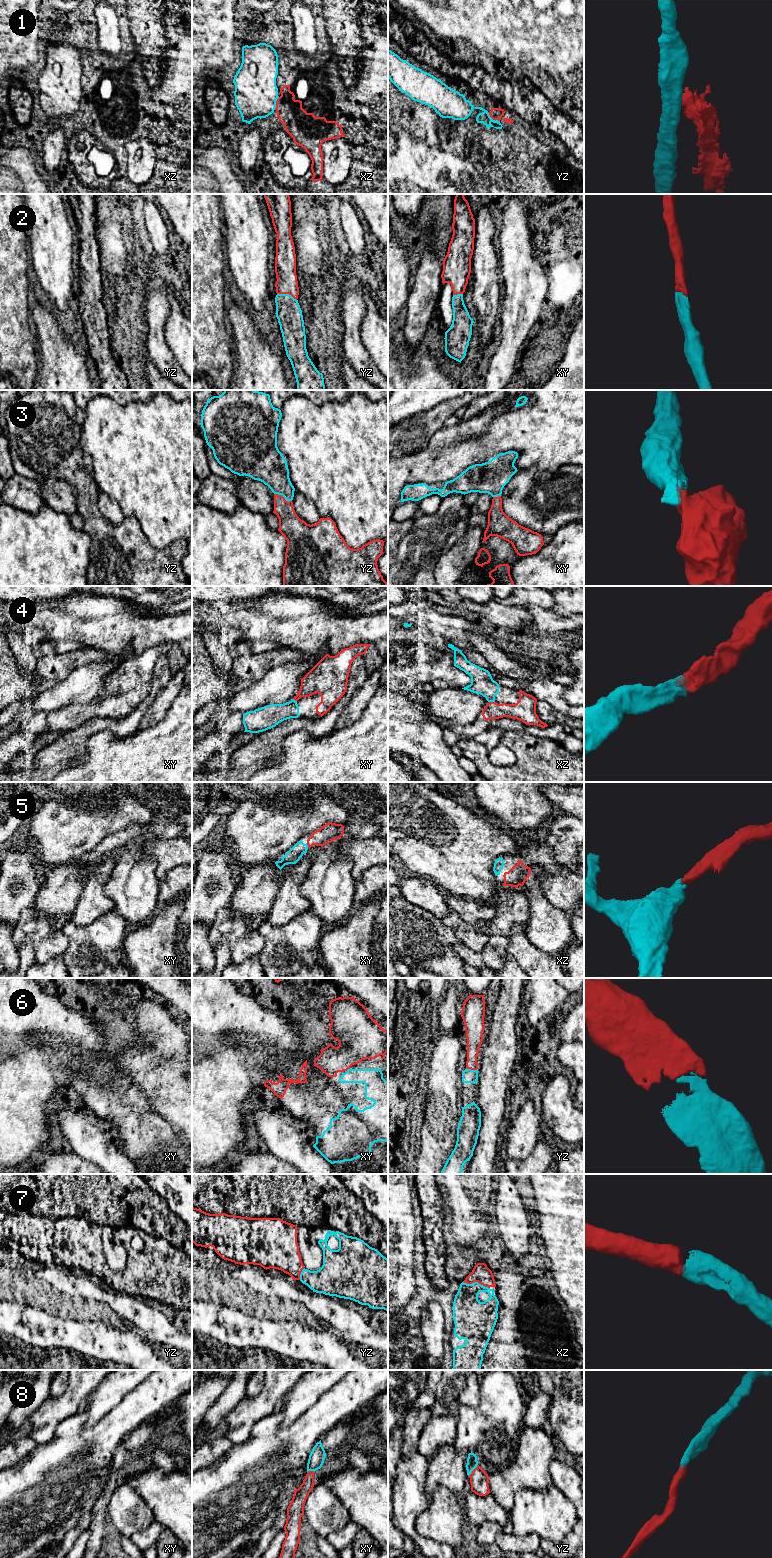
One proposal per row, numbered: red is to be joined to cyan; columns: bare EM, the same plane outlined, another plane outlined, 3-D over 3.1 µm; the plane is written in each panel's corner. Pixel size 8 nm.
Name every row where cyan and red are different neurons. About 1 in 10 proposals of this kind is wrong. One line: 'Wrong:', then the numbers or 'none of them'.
Wrong: 1

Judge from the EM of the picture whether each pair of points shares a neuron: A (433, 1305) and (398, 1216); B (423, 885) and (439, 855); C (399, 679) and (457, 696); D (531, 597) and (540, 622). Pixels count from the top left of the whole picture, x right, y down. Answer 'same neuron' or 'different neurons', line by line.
A: different neurons
B: different neurons
C: different neurons
D: different neurons

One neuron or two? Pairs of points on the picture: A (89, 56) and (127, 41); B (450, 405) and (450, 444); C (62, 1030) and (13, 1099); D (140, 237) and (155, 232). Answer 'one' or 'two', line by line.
A: one
B: two
C: one
D: two

